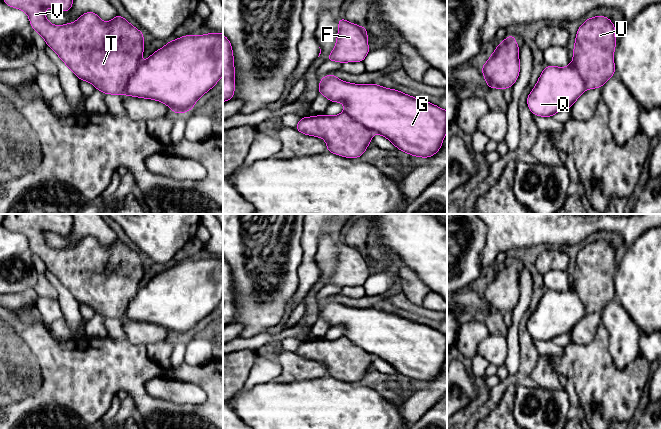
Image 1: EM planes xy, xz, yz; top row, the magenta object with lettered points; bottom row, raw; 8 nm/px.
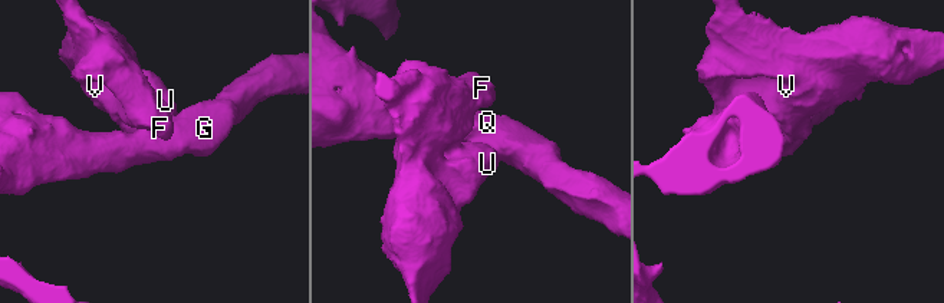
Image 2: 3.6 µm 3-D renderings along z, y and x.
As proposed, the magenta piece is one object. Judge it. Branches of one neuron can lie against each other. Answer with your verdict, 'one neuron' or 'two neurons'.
two neurons

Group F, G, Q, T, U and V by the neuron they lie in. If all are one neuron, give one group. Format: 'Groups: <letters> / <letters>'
Groups: F T U V / G Q

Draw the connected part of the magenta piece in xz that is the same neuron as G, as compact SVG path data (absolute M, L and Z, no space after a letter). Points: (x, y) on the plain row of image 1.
M329 298L320 303L319 318L332 326L342 326L344 337L376 358L389 363L397 373L411 380L429 382L442 369L447 355L447 335L425 324L414 322L398 314L375 308L353 308Z

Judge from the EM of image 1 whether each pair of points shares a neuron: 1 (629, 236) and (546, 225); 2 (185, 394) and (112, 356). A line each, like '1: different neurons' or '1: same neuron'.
1: same neuron
2: different neurons

